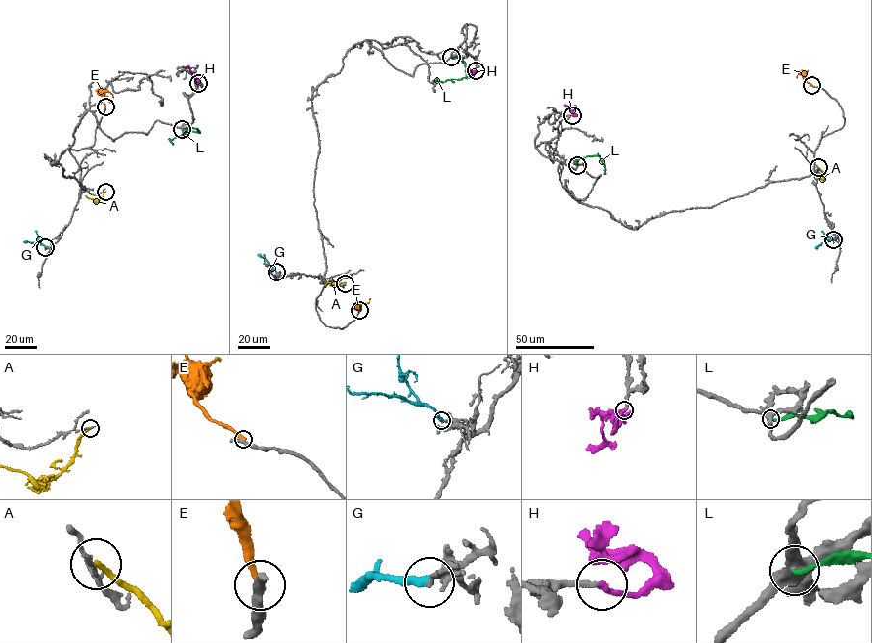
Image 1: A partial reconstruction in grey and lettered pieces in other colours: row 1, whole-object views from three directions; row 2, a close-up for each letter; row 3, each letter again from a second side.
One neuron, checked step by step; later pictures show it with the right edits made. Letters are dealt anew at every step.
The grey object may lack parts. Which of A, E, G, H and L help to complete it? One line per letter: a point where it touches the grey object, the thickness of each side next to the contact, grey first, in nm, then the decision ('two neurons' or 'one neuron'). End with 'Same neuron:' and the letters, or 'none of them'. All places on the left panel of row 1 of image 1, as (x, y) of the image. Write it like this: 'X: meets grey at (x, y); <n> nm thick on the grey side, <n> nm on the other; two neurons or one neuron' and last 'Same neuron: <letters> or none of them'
A: meets grey at (105, 192); 140 nm thick on the grey side, 240 nm on the other; two neurons
E: meets grey at (105, 107); 320 nm thick on the grey side, 280 nm on the other; two neurons
G: meets grey at (45, 247); 240 nm thick on the grey side, 320 nm on the other; two neurons
H: meets grey at (198, 83); 240 nm thick on the grey side, 280 nm on the other; one neuron
L: meets grey at (182, 129); 400 nm thick on the grey side, 200 nm on the other; two neurons
Same neuron: H

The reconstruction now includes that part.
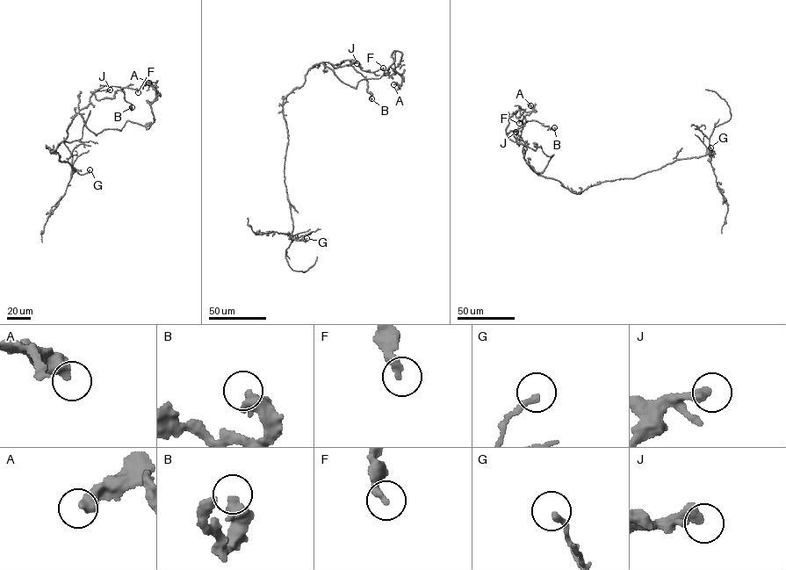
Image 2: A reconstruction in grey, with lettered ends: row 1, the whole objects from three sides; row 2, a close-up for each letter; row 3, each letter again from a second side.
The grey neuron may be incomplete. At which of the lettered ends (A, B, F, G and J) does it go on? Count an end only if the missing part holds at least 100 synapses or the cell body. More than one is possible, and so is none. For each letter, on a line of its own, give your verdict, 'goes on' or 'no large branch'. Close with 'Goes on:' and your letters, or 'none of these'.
A: no large branch
B: no large branch
F: no large branch
G: no large branch
J: no large branch
Goes on: none of these

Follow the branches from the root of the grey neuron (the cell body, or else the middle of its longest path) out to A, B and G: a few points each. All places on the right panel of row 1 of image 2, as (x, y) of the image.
A: (566, 188), (527, 162), (542, 172), (553, 155), (508, 135), (536, 111), (530, 105)
B: (566, 188), (558, 180), (534, 171), (524, 159), (526, 145), (514, 134), (529, 120), (554, 127)
G: (566, 188), (580, 193), (604, 181), (634, 178), (676, 160), (715, 154), (710, 147)

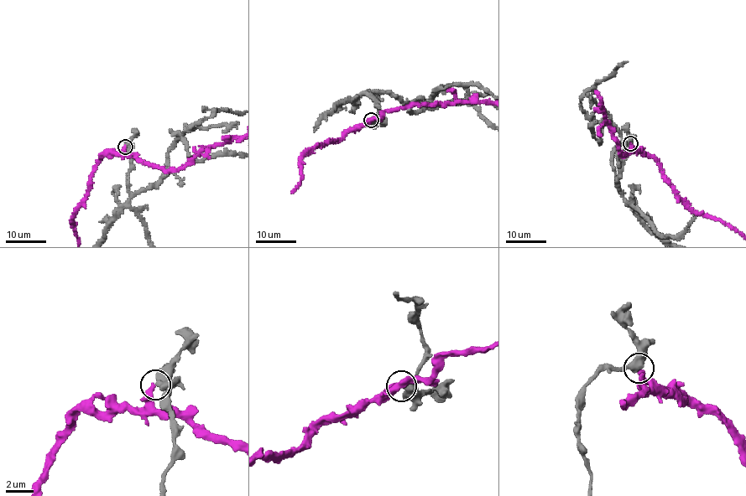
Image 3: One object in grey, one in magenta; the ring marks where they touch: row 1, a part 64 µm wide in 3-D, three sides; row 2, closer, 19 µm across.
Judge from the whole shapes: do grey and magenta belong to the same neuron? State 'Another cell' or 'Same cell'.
Another cell

